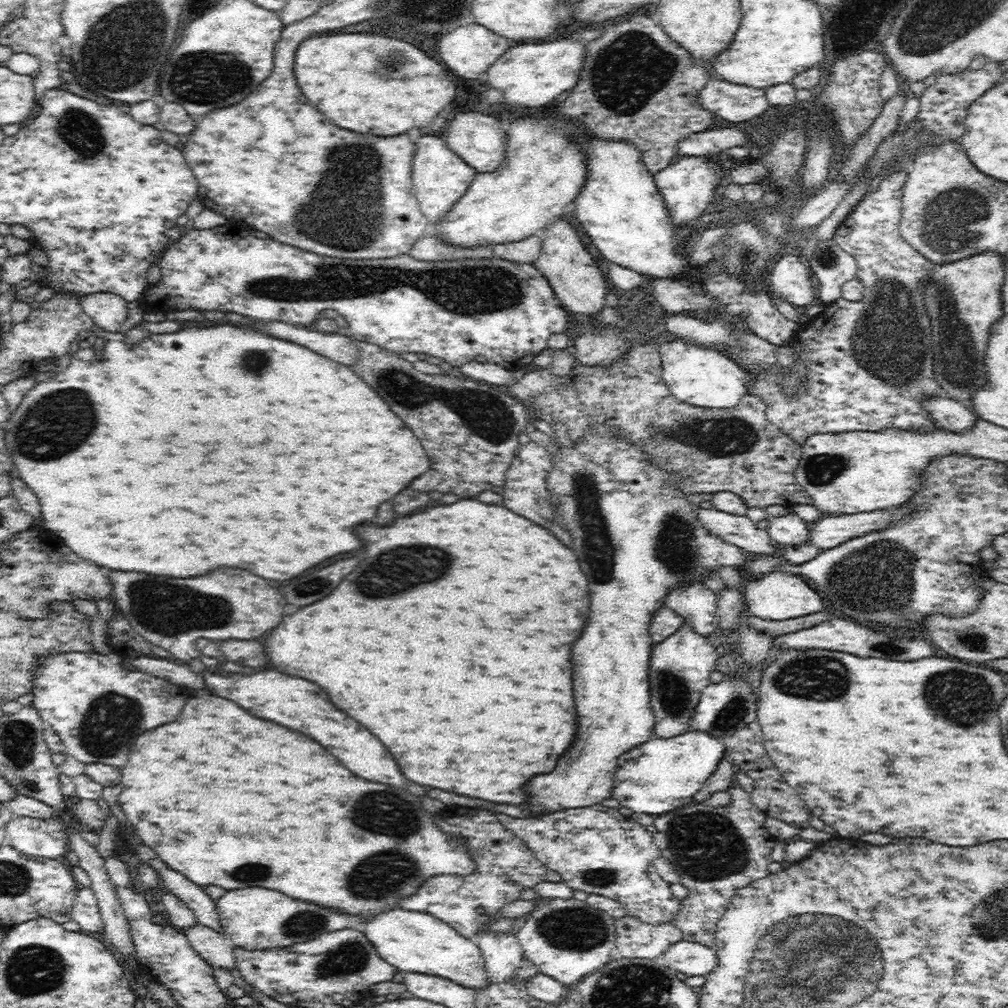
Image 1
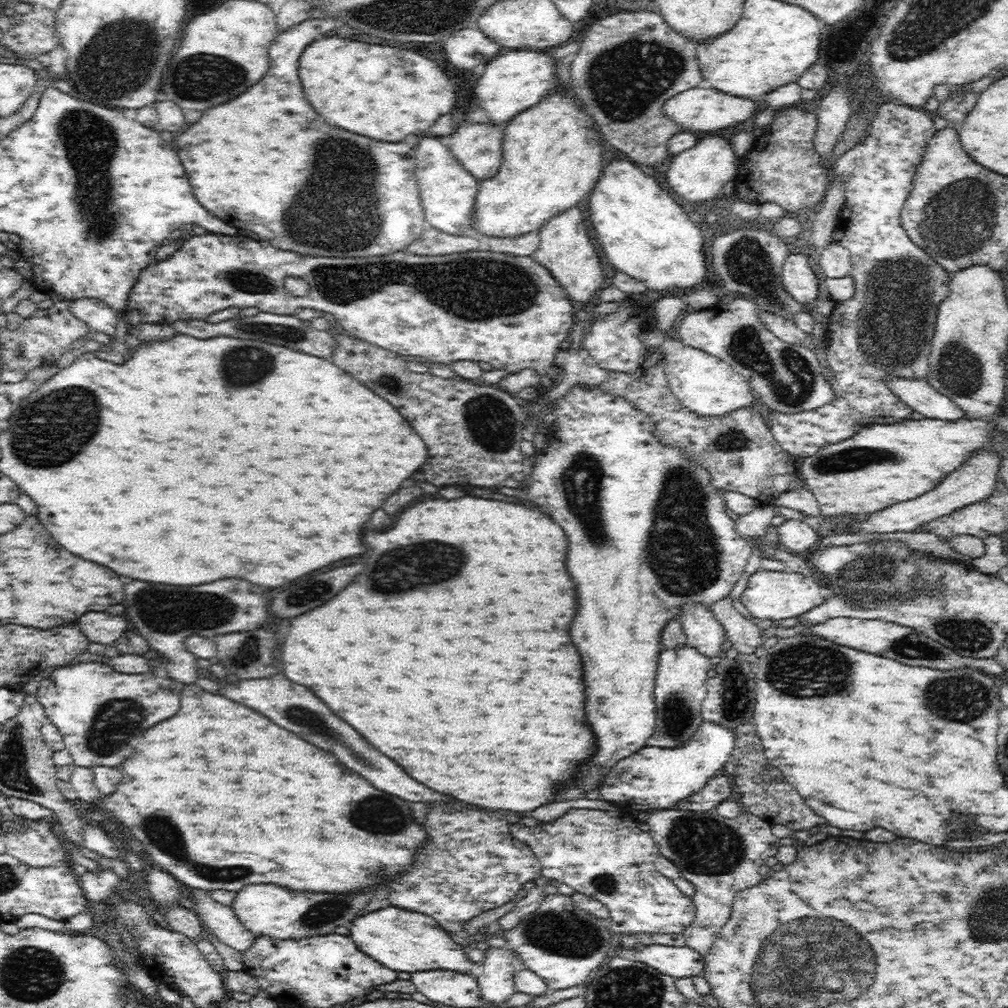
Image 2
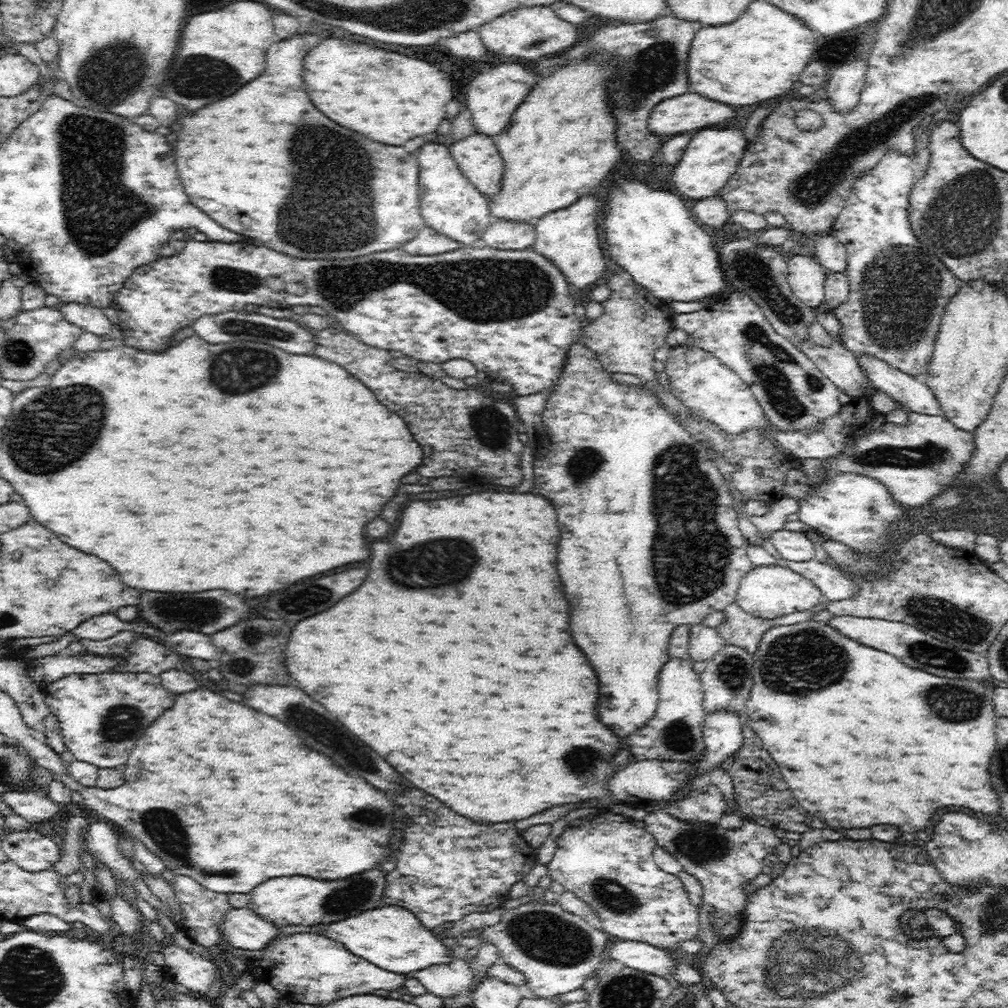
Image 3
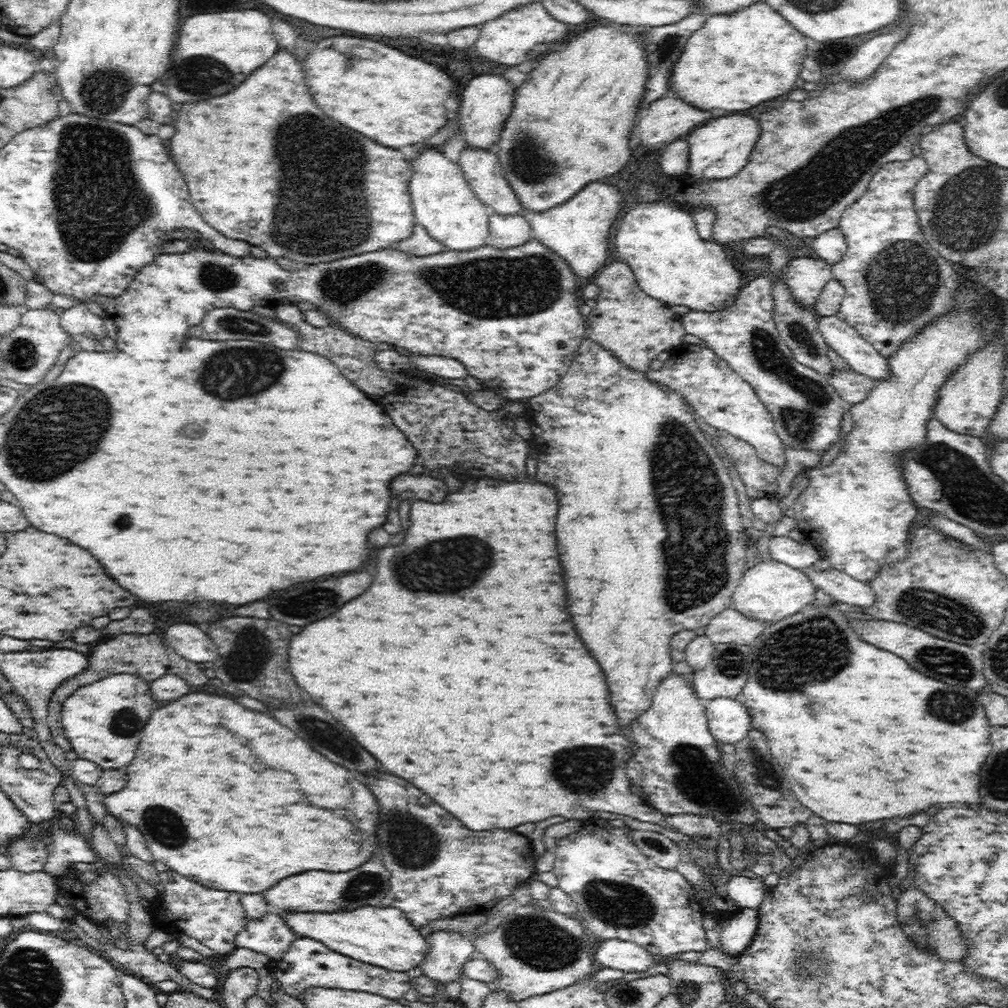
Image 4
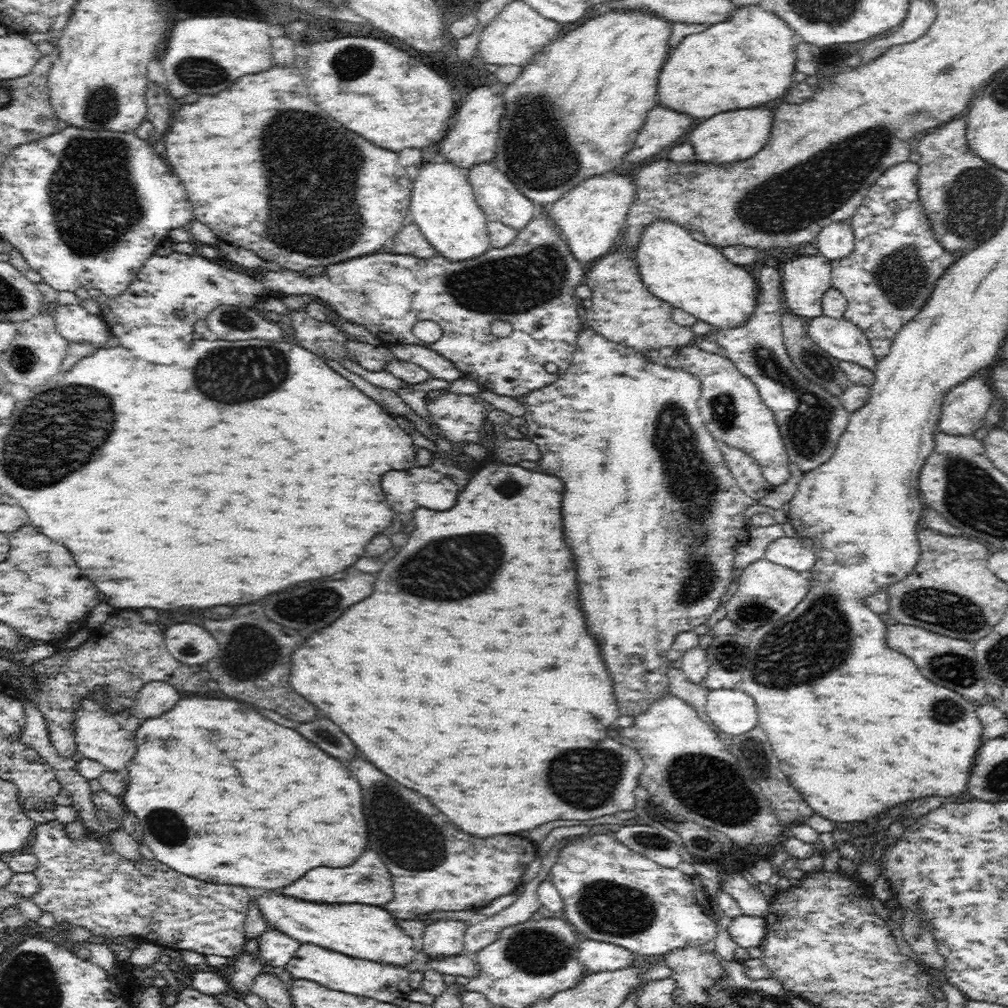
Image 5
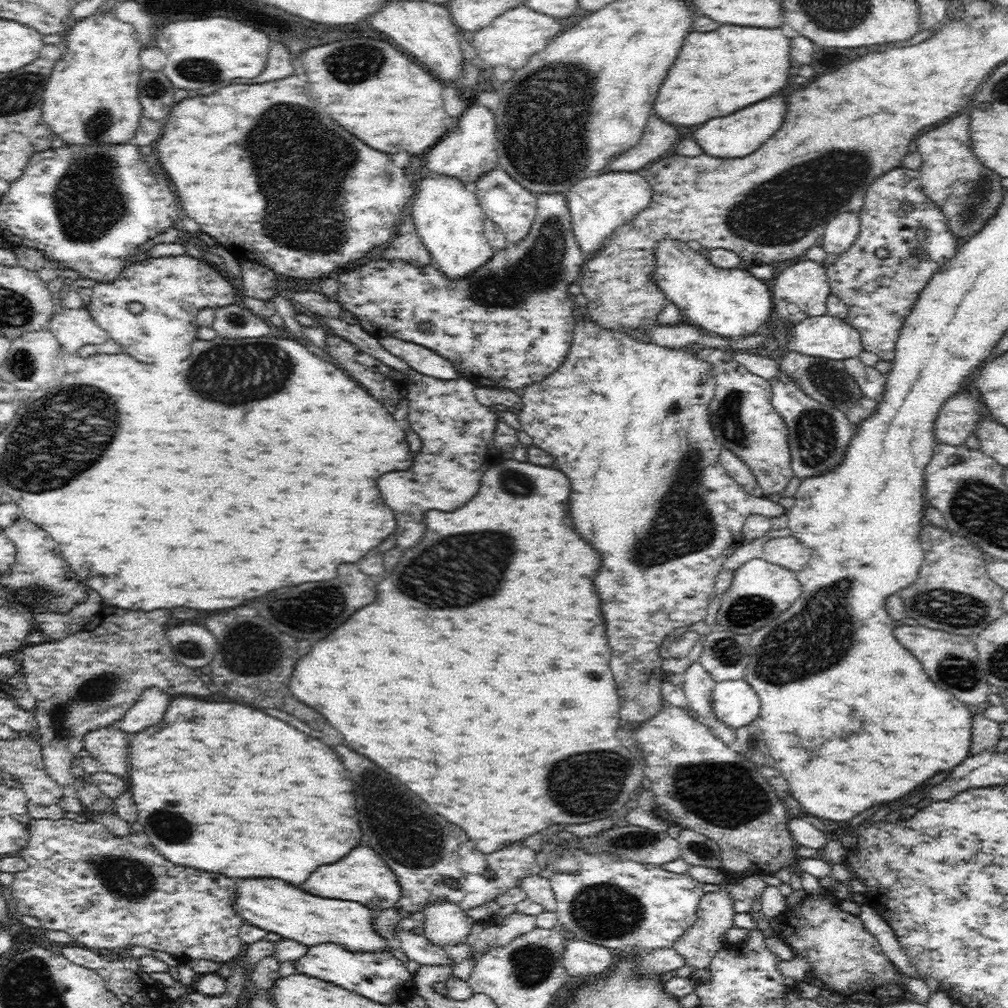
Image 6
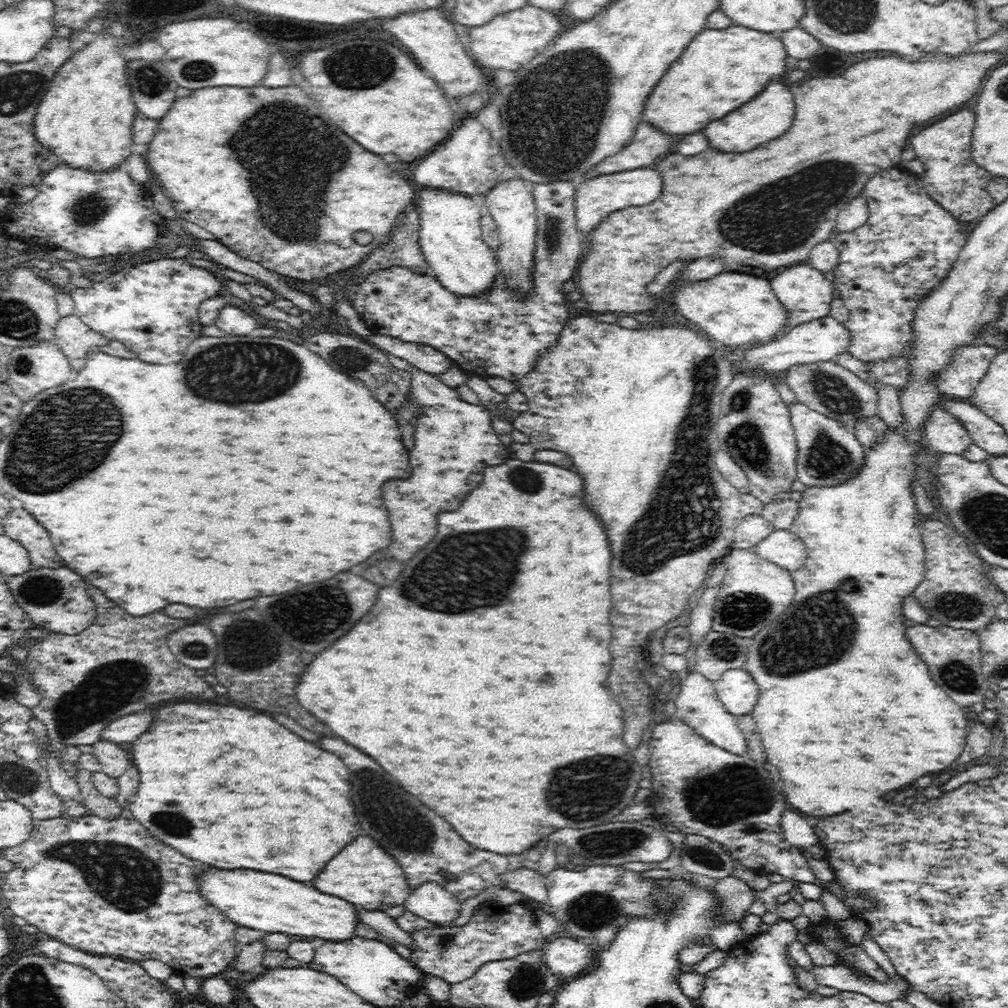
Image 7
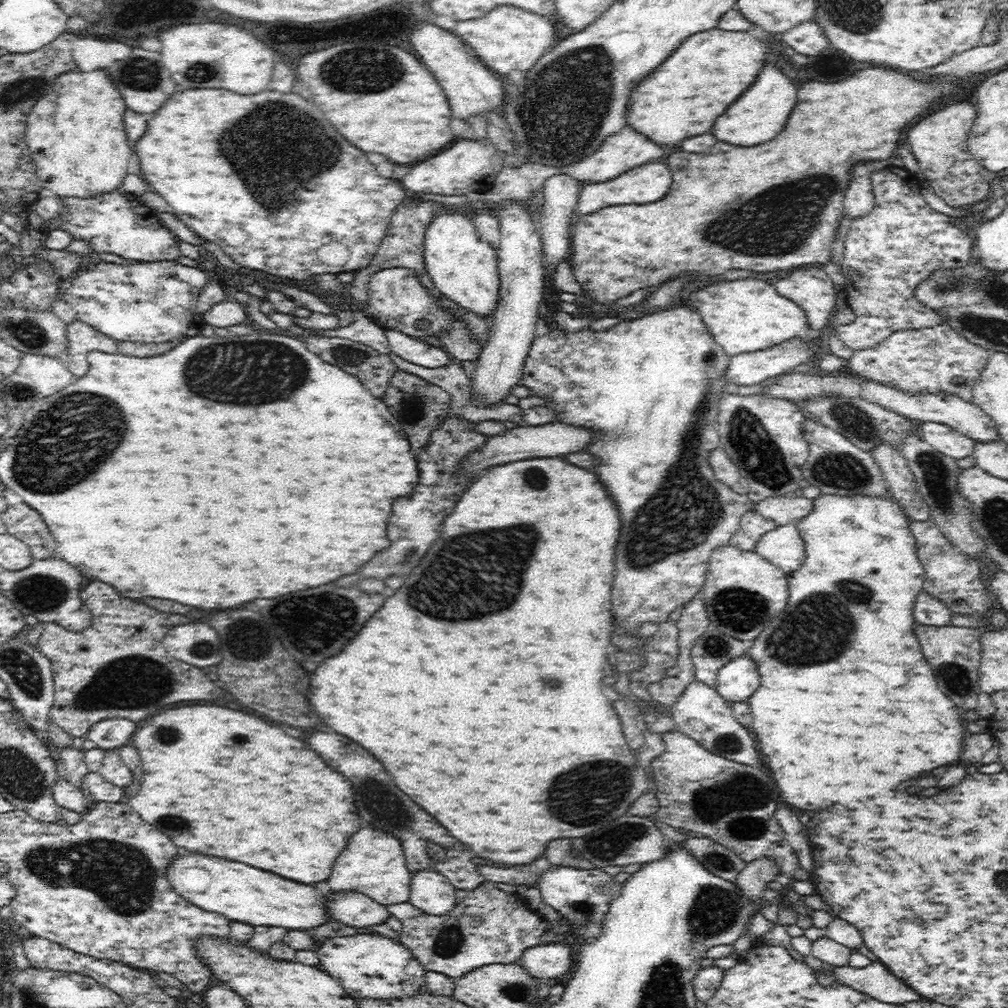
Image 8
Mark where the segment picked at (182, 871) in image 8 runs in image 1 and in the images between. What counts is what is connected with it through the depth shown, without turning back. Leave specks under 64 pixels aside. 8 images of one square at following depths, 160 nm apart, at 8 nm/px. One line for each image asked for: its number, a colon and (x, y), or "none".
1: (414, 942)
2: (407, 941)
3: (393, 938)
4: (384, 937)
5: (361, 930)
6: (279, 907)
7: (260, 900)

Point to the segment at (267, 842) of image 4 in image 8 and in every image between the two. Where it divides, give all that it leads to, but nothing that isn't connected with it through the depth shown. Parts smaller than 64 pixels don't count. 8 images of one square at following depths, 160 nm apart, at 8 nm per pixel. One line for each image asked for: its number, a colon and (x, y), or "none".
5: (301, 809)
6: (263, 800)
7: (232, 788)
8: (218, 781)

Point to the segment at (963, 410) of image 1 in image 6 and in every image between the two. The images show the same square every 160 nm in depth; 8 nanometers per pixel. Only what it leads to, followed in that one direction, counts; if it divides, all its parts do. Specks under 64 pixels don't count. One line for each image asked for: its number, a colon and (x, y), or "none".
2: (919, 394)
3: (910, 391)
4: (863, 358)
5: (844, 340)
6: (827, 336)

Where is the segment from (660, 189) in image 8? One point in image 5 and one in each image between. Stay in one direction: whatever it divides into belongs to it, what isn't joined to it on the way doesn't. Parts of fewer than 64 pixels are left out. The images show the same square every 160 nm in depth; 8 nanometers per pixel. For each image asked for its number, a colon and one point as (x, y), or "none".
5: (590, 216)
6: (598, 205)
7: (595, 198)

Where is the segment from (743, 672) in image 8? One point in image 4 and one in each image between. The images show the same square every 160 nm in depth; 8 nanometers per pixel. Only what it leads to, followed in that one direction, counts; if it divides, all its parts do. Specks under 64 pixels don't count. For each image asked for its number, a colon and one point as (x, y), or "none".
4: (729, 721)
5: (733, 711)
6: (734, 702)
7: (738, 692)

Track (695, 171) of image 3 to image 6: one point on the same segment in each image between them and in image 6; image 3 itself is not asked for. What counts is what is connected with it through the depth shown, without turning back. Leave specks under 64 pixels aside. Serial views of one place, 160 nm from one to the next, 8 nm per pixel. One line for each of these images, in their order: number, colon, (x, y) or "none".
4: (720, 149)
5: (730, 136)
6: (741, 133)

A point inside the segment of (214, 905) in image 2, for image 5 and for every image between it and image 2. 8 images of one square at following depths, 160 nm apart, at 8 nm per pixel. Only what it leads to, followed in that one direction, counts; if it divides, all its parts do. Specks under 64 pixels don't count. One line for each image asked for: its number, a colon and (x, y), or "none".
3: (244, 929)
4: (270, 935)
5: (276, 948)

